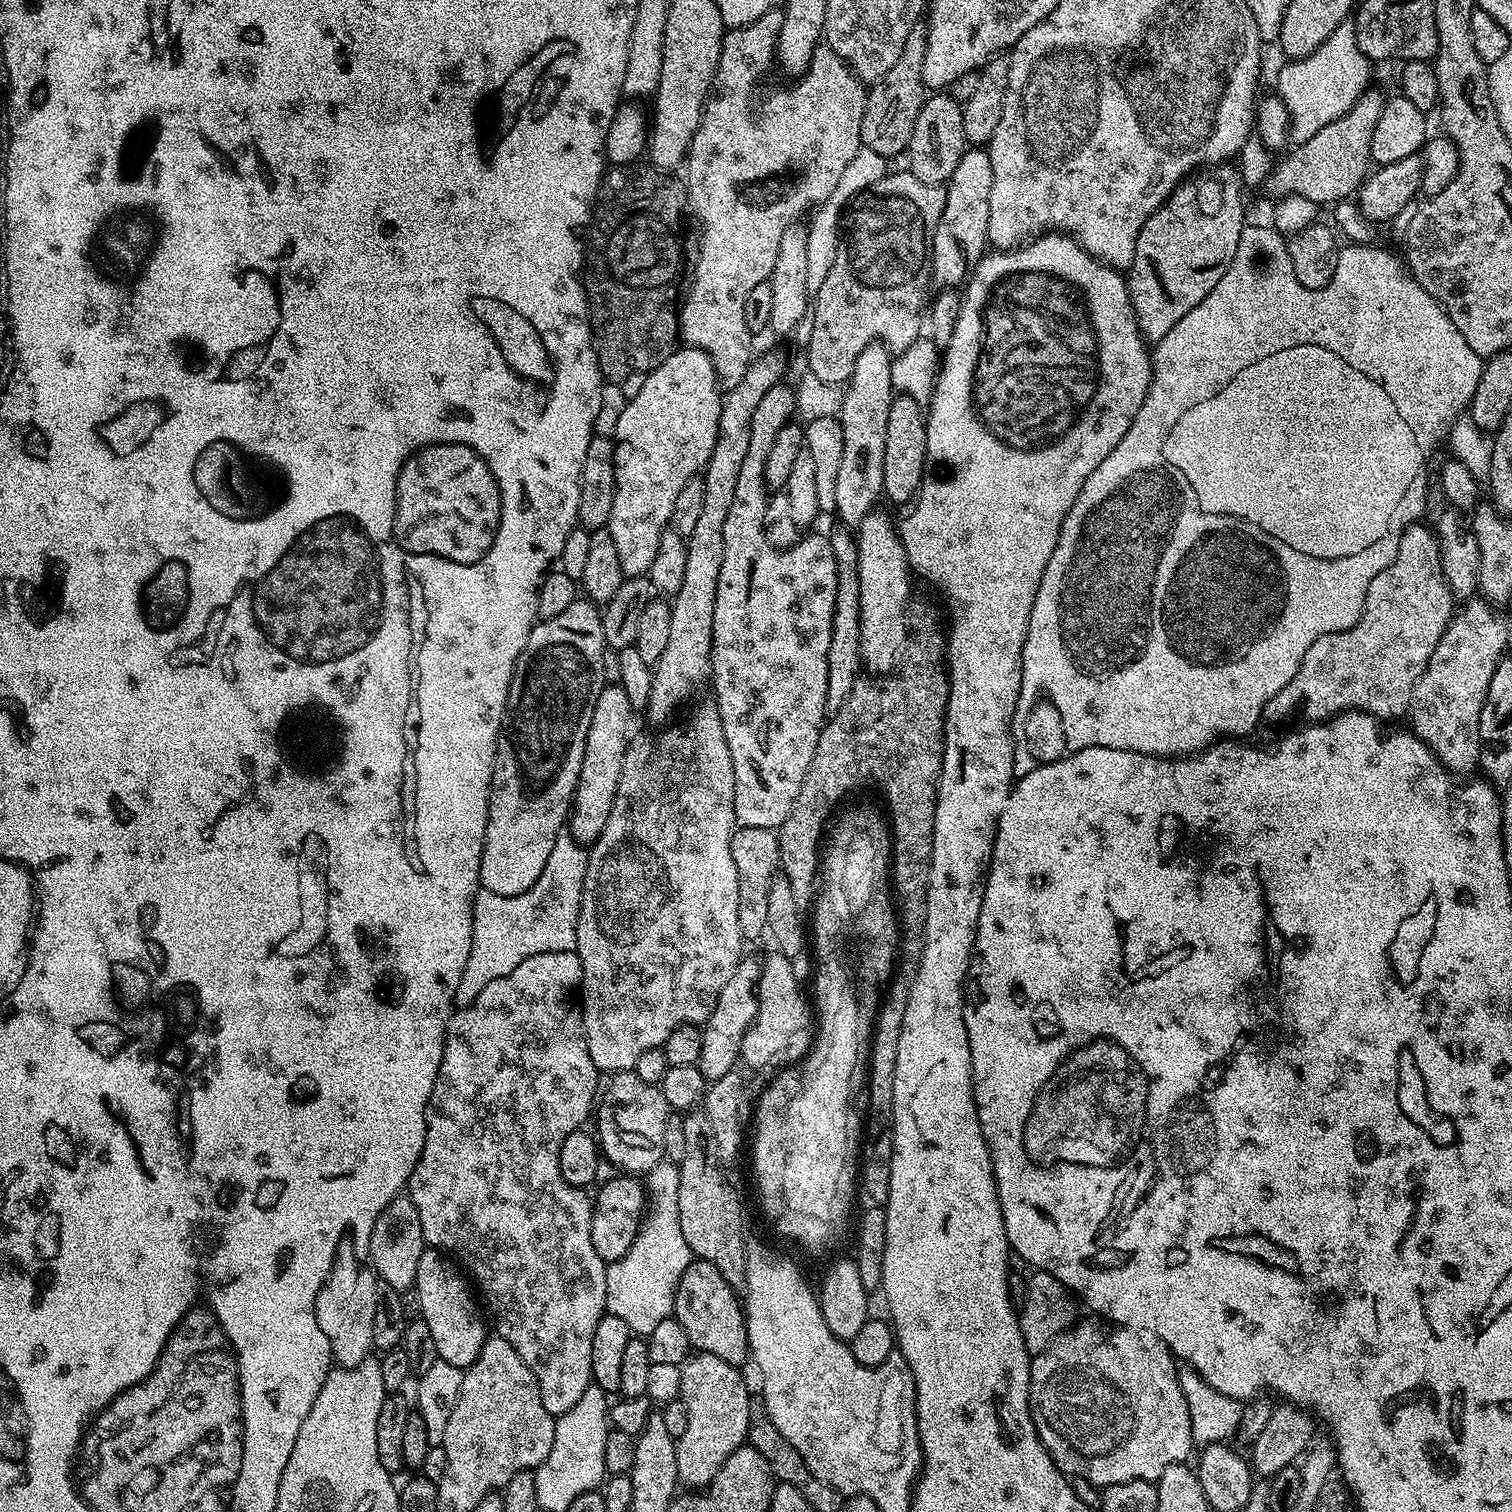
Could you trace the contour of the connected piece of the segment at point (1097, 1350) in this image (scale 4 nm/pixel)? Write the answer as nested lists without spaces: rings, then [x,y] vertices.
[[[1100,1318],[1088,1319],[1092,1320],[1081,1319],[1073,1324],[1065,1332],[1058,1334],[1058,1338],[1054,1338],[1054,1342],[1050,1342],[1050,1346],[1046,1346],[1046,1350],[1037,1352],[1031,1357],[1032,1369],[1030,1370],[1028,1405],[1032,1411],[1032,1421],[1036,1427],[1038,1438],[1046,1446],[1052,1461],[1069,1478],[1074,1476],[1086,1478],[1086,1482],[1094,1482],[1101,1489],[1109,1488],[1111,1484],[1118,1482],[1134,1482],[1135,1480],[1155,1482],[1162,1474],[1162,1470],[1166,1470],[1166,1466],[1183,1464],[1189,1459],[1187,1456],[1192,1451],[1194,1452],[1192,1431],[1190,1430],[1190,1410],[1186,1410],[1186,1398],[1182,1394],[1177,1361],[1168,1351],[1168,1347],[1155,1336],[1134,1332],[1123,1326],[1109,1326]]]

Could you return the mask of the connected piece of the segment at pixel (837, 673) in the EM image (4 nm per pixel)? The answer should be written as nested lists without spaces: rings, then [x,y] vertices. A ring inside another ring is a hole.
[[[840,530],[844,532],[831,533],[832,549],[834,550],[834,562],[838,566],[838,594],[834,602],[834,622],[830,630],[830,654],[826,654],[826,709],[829,713],[837,712],[842,706],[842,702],[846,702],[846,698],[850,698],[850,690],[854,690],[854,682],[861,675],[862,665],[860,663],[860,595],[858,594],[858,550],[856,549],[856,537],[851,531]]]

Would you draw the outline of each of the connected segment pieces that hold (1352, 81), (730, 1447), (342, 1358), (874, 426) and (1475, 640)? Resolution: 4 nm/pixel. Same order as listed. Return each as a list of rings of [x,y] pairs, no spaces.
[[[1351,19],[1344,20],[1318,50],[1301,60],[1289,59],[1288,65],[1276,80],[1275,91],[1288,111],[1290,132],[1297,141],[1314,138],[1322,126],[1330,126],[1370,87],[1373,61],[1358,50],[1356,25]]]
[[[714,1354],[693,1355],[684,1361],[682,1369],[679,1399],[683,1400],[690,1418],[686,1421],[686,1434],[676,1442],[678,1478],[683,1487],[688,1487],[685,1489],[703,1490],[722,1470],[722,1462],[747,1441],[748,1425],[754,1419],[752,1400],[748,1397],[745,1373],[730,1366],[730,1362],[722,1362],[722,1358],[714,1358]]]
[[[345,1238],[340,1241],[332,1268],[328,1271],[326,1282],[320,1287],[316,1299],[318,1326],[330,1342],[333,1361],[342,1368],[358,1366],[363,1360],[369,1359],[373,1351],[374,1306],[378,1277],[371,1267],[363,1268],[360,1265],[355,1250],[357,1251],[351,1239]]]
[[[879,342],[866,346],[866,350],[862,350],[862,354],[858,354],[858,358],[854,362],[854,370],[846,381],[844,401],[838,417],[842,426],[842,463],[838,466],[838,478],[834,489],[835,515],[840,516],[841,522],[844,523],[841,525],[844,526],[859,526],[862,518],[866,518],[866,514],[870,514],[874,510],[877,505],[875,504],[876,499],[881,499],[884,490],[883,462],[886,449],[886,422],[889,421],[894,397],[892,379],[890,378],[893,359],[893,353]]]
[[[1472,598],[1467,601],[1468,604],[1464,609],[1457,611],[1453,615],[1452,620],[1448,623],[1448,629],[1442,634],[1442,638],[1438,642],[1438,646],[1434,650],[1434,654],[1430,654],[1430,662],[1426,666],[1426,670],[1422,674],[1422,678],[1418,678],[1418,682],[1414,686],[1414,694],[1412,695],[1412,706],[1410,709],[1410,717],[1412,716],[1411,731],[1415,732],[1416,737],[1422,741],[1433,754],[1435,754],[1440,763],[1453,773],[1468,772],[1471,768],[1475,769],[1480,762],[1480,735],[1478,734],[1478,722],[1482,714],[1482,706],[1486,702],[1486,690],[1490,690],[1490,678],[1494,678],[1494,670],[1498,666],[1500,660],[1505,659],[1506,652],[1504,647],[1508,644],[1508,628],[1504,625],[1504,620],[1499,616],[1497,609],[1489,604],[1483,598]]]

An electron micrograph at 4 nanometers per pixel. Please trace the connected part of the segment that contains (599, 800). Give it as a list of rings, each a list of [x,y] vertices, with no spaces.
[[[605,683],[598,694],[598,702],[594,702],[594,714],[590,717],[590,730],[586,734],[586,750],[582,754],[582,770],[578,774],[578,786],[572,796],[572,806],[568,818],[567,829],[580,844],[591,846],[606,830],[606,818],[610,818],[610,806],[614,806],[614,794],[618,794],[618,774],[622,774],[622,758],[626,758],[628,741],[633,735],[632,716],[634,710],[630,706],[630,698],[626,698],[626,690],[618,684]]]

